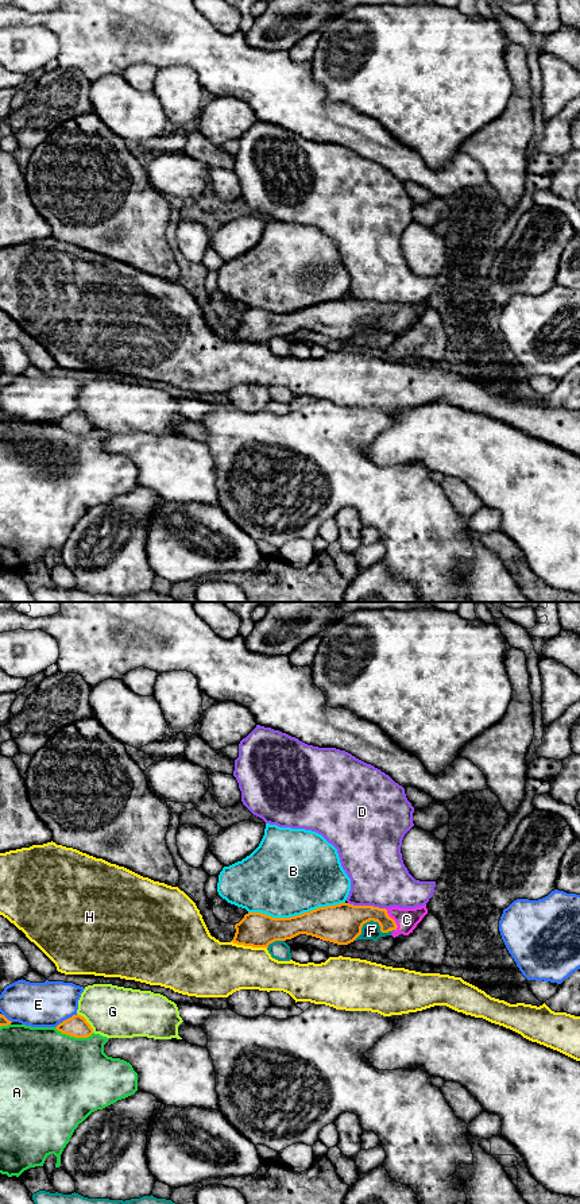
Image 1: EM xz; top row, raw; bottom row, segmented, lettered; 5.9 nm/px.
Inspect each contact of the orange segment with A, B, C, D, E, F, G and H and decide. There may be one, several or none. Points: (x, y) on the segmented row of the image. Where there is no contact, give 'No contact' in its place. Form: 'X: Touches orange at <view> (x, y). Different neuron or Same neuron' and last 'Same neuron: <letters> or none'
A: Touches orange at xz (74, 1037). Different neuron
B: Touches orange at xz (296, 915). Different neuron
C: Touches orange at xz (393, 919). Same neuron
D: Touches orange at xz (367, 906). Different neuron
E: Touches orange at xz (66, 1019). Different neuron
F: Touches orange at xz (372, 919). Different neuron
G: Touches orange at xz (86, 1022). Different neuron
H: Touches orange at xz (248, 945). Different neuron
Same neuron: C

